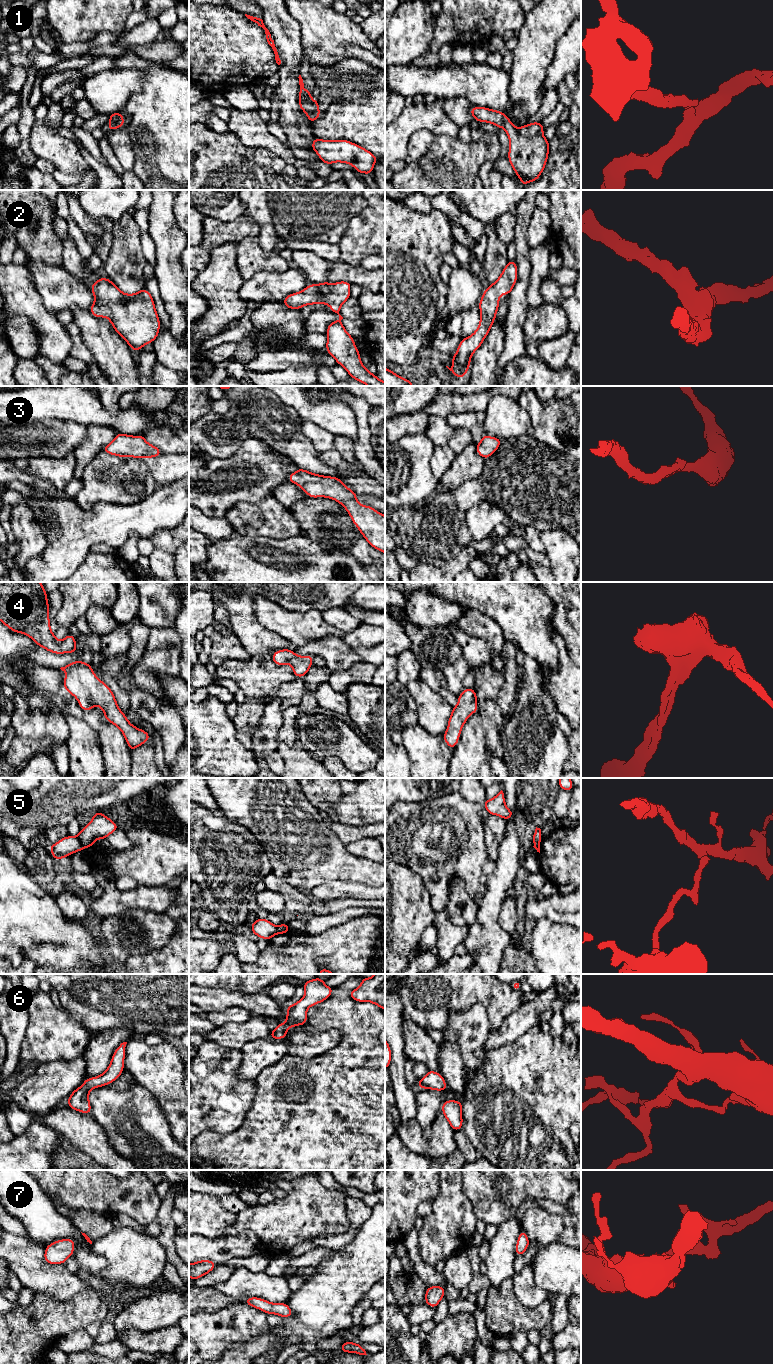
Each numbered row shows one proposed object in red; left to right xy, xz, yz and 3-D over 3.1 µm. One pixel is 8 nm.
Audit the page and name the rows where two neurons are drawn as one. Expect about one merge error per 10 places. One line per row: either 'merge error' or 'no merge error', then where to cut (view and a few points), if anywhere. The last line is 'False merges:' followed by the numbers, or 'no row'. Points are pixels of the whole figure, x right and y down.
1: no merge error; cut none
2: no merge error; cut none
3: no merge error; cut none
4: no merge error; cut none
5: merge error; cut xy (77, 837), (84, 847)
6: no merge error; cut none
7: no merge error; cut none
False merges: 5

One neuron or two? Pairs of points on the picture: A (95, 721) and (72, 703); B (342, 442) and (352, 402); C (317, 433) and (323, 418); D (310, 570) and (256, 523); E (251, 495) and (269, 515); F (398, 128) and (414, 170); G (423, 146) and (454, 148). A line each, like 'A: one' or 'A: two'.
A: one
B: two
C: two
D: two
E: two
F: two
G: two

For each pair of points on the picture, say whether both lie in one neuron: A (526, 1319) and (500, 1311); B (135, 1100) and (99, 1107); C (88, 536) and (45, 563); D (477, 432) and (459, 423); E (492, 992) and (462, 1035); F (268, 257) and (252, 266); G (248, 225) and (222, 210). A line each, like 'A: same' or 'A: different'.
A: same
B: same
C: same
D: same
E: different
F: same
G: different

